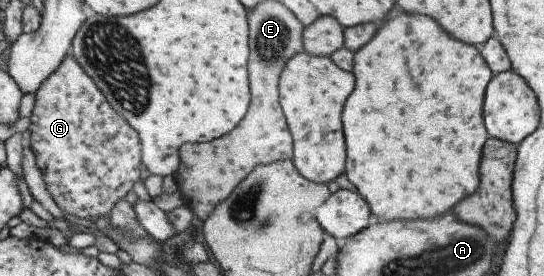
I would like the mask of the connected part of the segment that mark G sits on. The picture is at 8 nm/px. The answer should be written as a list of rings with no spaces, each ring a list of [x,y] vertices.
[[[67,54],[55,72],[34,92],[34,105],[29,118],[29,148],[55,204],[72,216],[91,222],[99,216],[109,216],[113,205],[124,198],[139,179],[139,141],[136,132],[110,107],[71,55]]]

